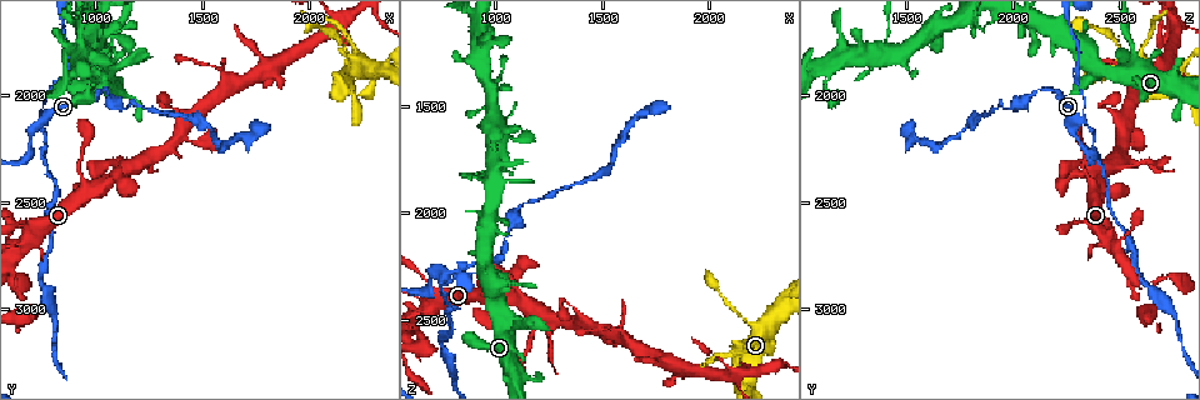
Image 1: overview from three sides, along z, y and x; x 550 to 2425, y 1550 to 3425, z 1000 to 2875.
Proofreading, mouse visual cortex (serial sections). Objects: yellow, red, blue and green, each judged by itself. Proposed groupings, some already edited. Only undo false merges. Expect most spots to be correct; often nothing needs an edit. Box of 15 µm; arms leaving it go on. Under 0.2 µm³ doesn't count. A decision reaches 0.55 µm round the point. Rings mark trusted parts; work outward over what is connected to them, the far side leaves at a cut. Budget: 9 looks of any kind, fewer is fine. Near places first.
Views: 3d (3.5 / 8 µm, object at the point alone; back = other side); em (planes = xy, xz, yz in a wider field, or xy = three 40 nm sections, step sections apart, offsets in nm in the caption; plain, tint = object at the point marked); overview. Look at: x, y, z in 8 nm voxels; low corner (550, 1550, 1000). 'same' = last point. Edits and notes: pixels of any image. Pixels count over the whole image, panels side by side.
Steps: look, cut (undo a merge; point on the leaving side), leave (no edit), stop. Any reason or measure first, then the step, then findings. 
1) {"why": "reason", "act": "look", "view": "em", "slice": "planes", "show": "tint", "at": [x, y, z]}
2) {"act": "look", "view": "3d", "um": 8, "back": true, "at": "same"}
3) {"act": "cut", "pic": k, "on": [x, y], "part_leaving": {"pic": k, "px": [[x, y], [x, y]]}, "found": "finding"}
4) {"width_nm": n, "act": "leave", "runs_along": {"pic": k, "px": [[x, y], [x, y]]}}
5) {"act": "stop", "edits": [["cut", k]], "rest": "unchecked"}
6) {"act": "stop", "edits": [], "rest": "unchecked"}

{"why": "sharp bend", "act": "look", "view": "3d", "um": 3.5, "at": [740, 2080, 2340]}

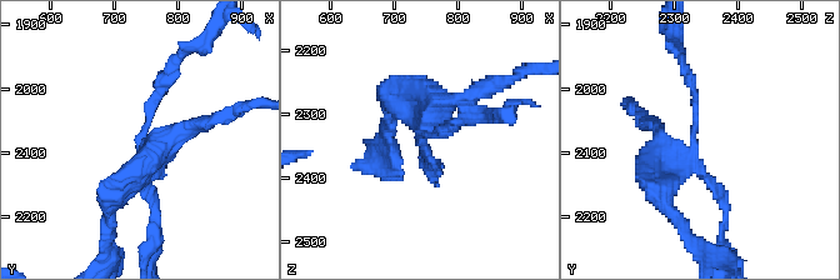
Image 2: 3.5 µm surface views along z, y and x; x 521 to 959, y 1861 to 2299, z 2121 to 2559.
{"arms": 4, "arm_widths_nm": [100, 150, 200, 350], "why": "shape alone is not enough", "act": "look", "view": "em", "slice": "planes", "show": "tint", "at": [745, 2075, 2330]}

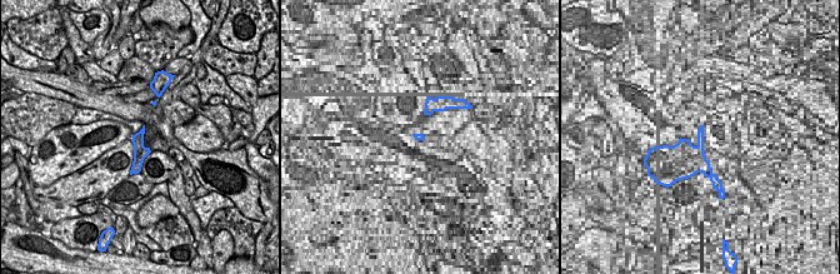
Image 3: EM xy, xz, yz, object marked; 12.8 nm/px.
{"act": "cut", "pic": 2, "on": [150, 104], "part_leaving": {"pic": 2, "px": [[419, 131], [430, 173]]}, "found": "two cells meet here"}

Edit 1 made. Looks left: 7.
{"why": "two arms in line, one across", "act": "look", "view": "3d", "um": 3.5, "at": [990, 1770, 1410]}

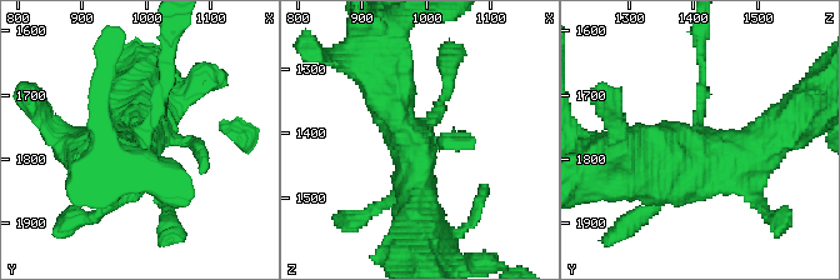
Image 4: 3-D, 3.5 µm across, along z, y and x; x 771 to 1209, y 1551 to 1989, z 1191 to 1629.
{"act": "look", "view": "em", "slice": "xy", "step": 5, "show": "tint", "at": [995, 1770, 1410]}

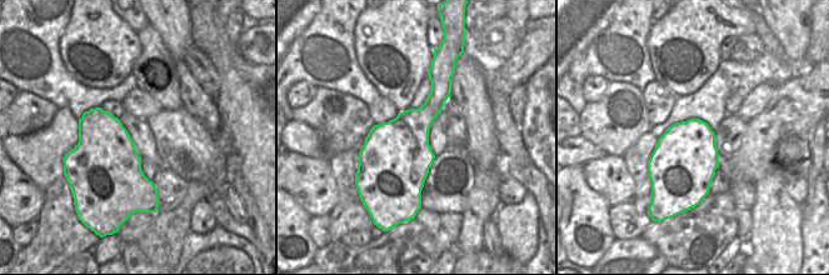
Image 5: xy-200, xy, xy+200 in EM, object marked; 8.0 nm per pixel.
{"act": "look", "view": "em", "slice": "xy", "step": 1, "show": "tint", "at": "same"}

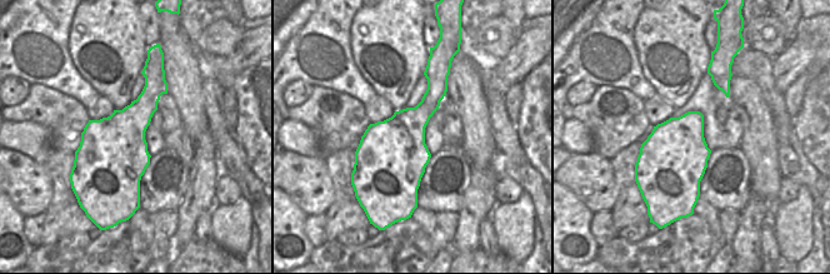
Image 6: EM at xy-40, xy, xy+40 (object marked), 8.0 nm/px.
{"act": "leave", "found": "continuous, no second cell"}

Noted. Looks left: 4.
{"why": "calibre changes", "act": "look", "view": "3d", "um": 3.5, "at": [1120, 2070, 1960]}

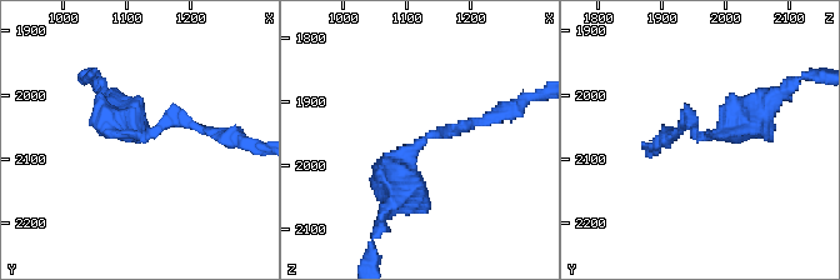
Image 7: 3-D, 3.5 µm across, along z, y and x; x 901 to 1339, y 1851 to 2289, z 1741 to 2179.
{"arm_widths_nm": [150, 350], "act": "look", "view": "em", "slice": "xy", "step": 2, "show": "plain", "at": [1120, 2060, 1960]}

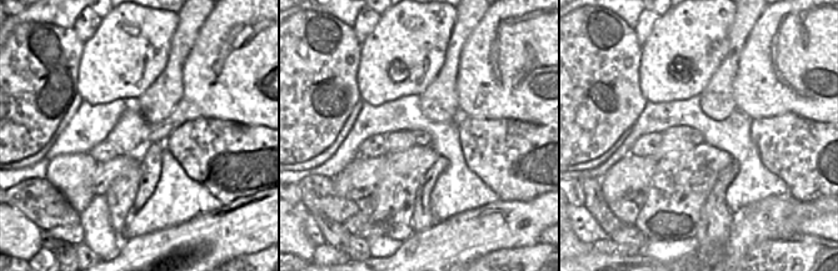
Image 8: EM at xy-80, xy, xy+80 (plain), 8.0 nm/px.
{"why": "with the object marked", "act": "look", "view": "em", "slice": "xy", "step": 2, "show": "tint", "at": "same"}

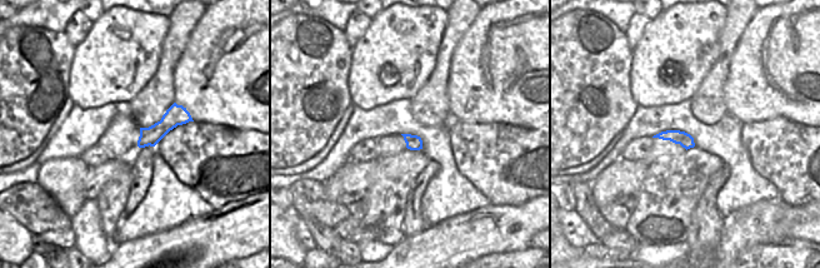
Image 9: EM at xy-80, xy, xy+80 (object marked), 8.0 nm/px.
{"act": "leave", "runs_along": {"pic": 9, "px": [[188, 118], [171, 118], [140, 143]]}, "found": "one cell here"}

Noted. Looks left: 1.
{"act": "stop", "edits": [["cut", 2]], "rest": "unchecked"}

